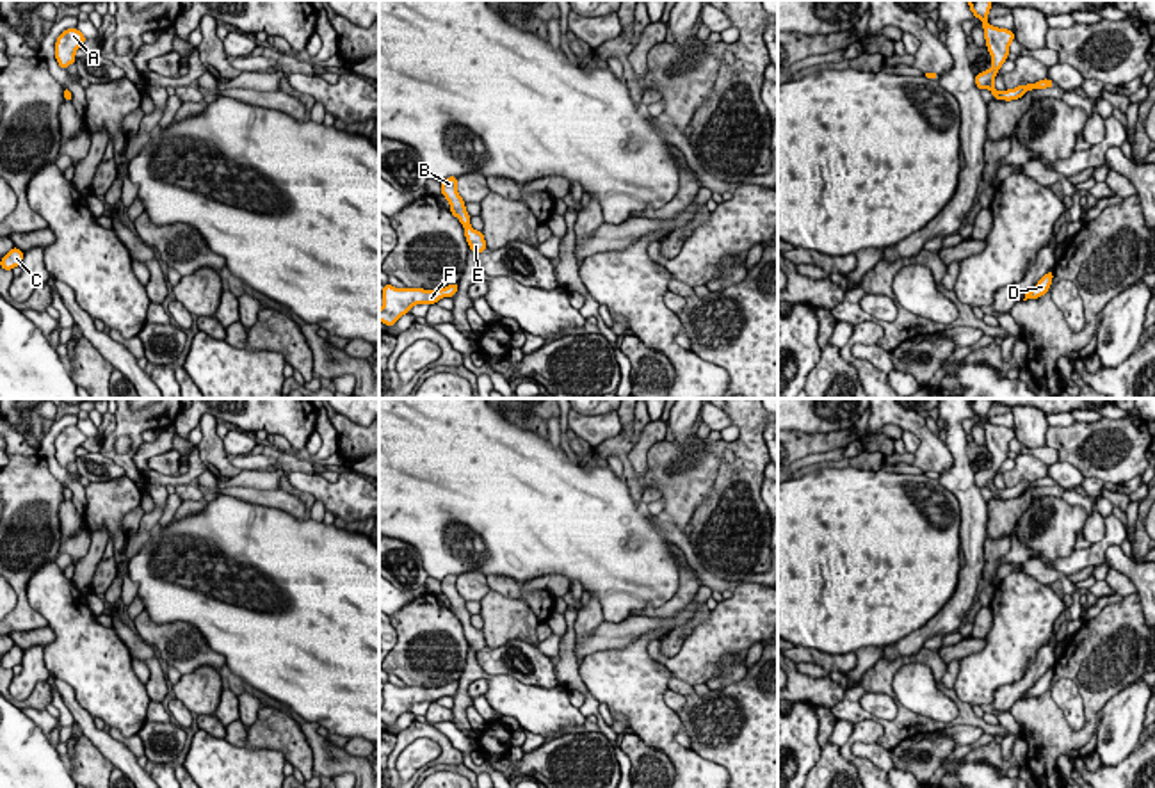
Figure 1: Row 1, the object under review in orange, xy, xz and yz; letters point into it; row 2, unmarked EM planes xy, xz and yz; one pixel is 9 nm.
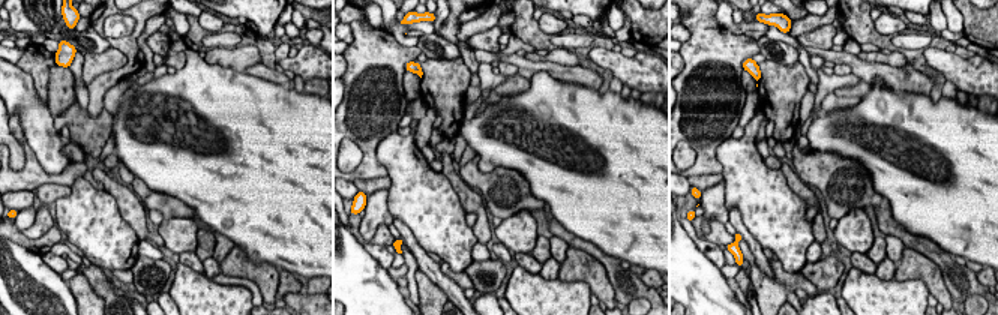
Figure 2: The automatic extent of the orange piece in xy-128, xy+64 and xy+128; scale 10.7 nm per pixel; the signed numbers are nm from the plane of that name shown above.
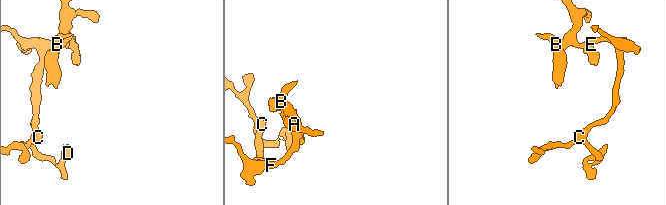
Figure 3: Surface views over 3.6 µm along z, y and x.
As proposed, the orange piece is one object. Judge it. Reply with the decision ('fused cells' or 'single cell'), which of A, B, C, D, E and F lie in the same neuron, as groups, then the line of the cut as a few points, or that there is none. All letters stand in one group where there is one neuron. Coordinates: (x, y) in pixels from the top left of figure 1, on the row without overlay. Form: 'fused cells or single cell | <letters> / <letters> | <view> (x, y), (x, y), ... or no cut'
single cell | A B C D E F | no cut

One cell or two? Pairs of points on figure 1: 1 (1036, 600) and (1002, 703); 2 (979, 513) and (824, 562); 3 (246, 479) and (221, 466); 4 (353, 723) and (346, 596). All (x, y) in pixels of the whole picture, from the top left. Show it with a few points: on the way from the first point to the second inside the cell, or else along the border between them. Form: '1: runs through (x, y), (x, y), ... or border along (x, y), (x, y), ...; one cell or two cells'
1: border along (1036, 655), (1018, 680), (995, 691), (992, 703); two cells
2: border along (940, 481), (958, 502), (961, 546); two cells
3: border along (241, 472), (228, 479); two cells
4: runs through (353, 691), (353, 639), (346, 628); one cell

